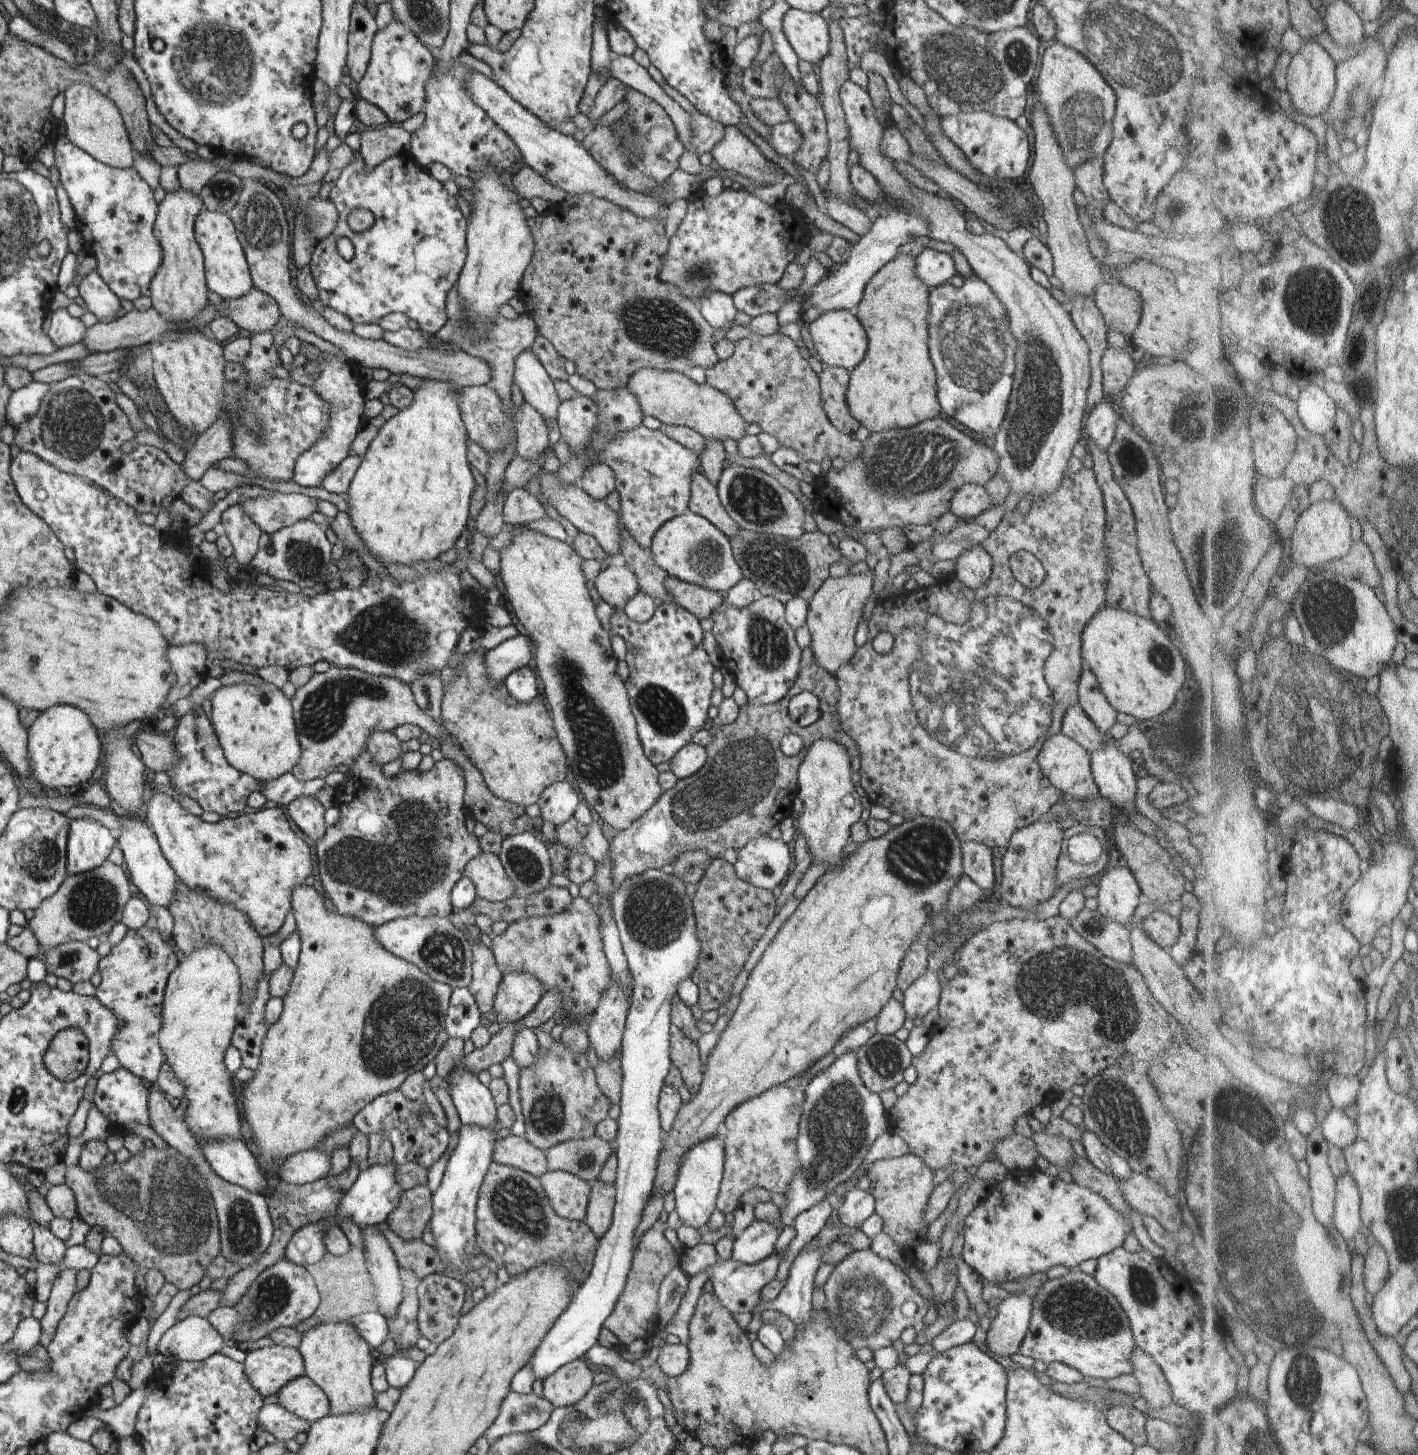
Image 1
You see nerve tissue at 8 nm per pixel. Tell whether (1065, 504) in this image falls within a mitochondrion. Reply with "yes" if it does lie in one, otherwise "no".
no

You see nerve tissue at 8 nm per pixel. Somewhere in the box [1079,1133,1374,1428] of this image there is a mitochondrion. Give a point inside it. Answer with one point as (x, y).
(1302, 1382)

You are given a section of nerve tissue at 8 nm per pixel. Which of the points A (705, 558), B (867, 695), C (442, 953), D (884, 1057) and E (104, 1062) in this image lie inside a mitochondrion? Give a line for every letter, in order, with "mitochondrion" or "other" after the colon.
A: mitochondrion
B: other
C: mitochondrion
D: mitochondrion
E: other

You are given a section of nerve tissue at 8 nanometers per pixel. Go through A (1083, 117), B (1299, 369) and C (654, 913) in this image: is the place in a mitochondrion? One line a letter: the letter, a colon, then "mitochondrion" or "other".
A: mitochondrion
B: other
C: mitochondrion

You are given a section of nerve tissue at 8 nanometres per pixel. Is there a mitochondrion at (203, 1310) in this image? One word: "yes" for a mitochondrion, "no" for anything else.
no

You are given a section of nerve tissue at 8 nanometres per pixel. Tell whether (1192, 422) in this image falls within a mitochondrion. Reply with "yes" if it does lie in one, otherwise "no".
yes

